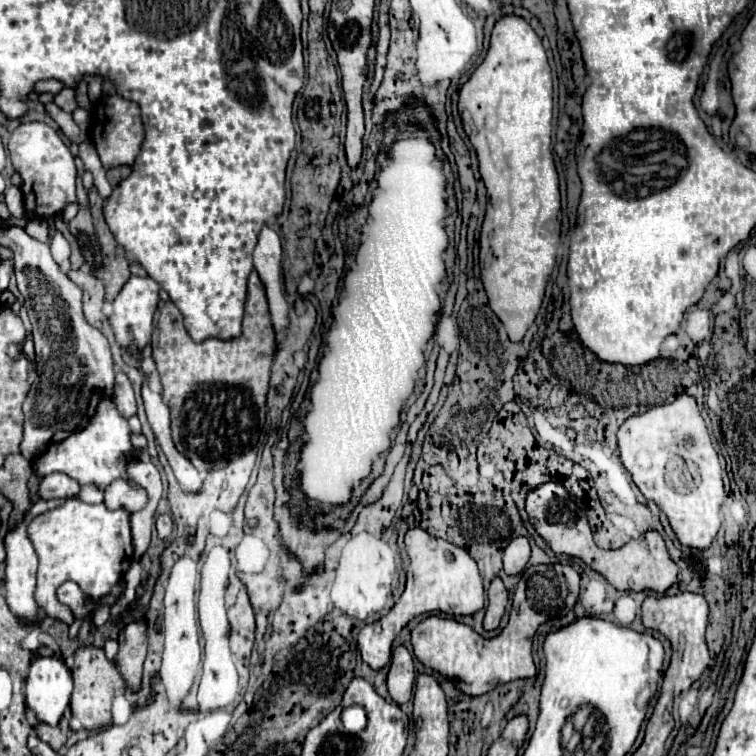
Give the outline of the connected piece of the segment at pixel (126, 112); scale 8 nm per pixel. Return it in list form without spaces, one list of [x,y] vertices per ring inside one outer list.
[[[102,94],[102,98],[92,106],[88,140],[94,144],[106,170],[116,166],[132,166],[144,142],[144,124],[140,118],[138,104],[118,94]]]

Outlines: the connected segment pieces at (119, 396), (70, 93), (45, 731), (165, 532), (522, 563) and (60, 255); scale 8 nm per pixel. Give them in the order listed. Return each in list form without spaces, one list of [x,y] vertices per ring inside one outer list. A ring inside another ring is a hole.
[[[122,370],[116,372],[116,380],[114,380],[114,404],[124,418],[130,418],[136,414],[134,390],[132,390],[128,376]]]
[[[62,88],[60,94],[54,96],[54,102],[68,114],[72,114],[78,108],[78,100],[76,100],[76,88]]]
[[[38,722],[38,726],[34,728],[34,732],[38,734],[40,740],[44,740],[46,744],[50,744],[54,750],[60,750],[64,746],[66,738],[68,738],[68,732],[62,732],[60,726],[52,728],[52,726],[44,724],[44,722]]]
[[[168,514],[160,515],[156,519],[156,529],[158,532],[158,536],[162,540],[166,540],[171,535],[173,526],[174,526],[173,519]]]
[[[524,536],[512,538],[506,546],[506,574],[518,574],[526,568],[530,558],[530,544]]]
[[[56,232],[56,236],[52,238],[50,248],[52,248],[52,256],[54,256],[54,260],[56,260],[58,264],[62,264],[64,260],[70,258],[70,246],[68,246],[66,238],[64,238],[60,232]]]

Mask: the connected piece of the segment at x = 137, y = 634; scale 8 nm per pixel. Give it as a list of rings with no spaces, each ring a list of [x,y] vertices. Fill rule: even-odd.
[[[134,620],[122,626],[118,634],[120,650],[116,654],[116,666],[132,690],[140,688],[142,662],[146,658],[146,624]]]

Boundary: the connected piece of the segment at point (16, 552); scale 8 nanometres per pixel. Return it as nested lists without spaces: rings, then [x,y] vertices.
[[[40,500],[36,504],[32,504],[32,508],[24,514],[22,522],[18,522],[12,530],[6,532],[6,538],[4,538],[4,546],[6,546],[6,578],[4,578],[4,586],[6,586],[6,600],[8,600],[8,606],[10,610],[18,616],[18,618],[24,618],[24,620],[36,620],[38,618],[38,612],[40,608],[36,606],[34,602],[34,586],[36,586],[36,566],[38,566],[38,558],[36,558],[36,552],[32,548],[32,542],[28,538],[28,524],[32,522],[32,518],[36,518],[38,514],[50,510],[50,508],[56,508],[60,502],[64,500]]]

